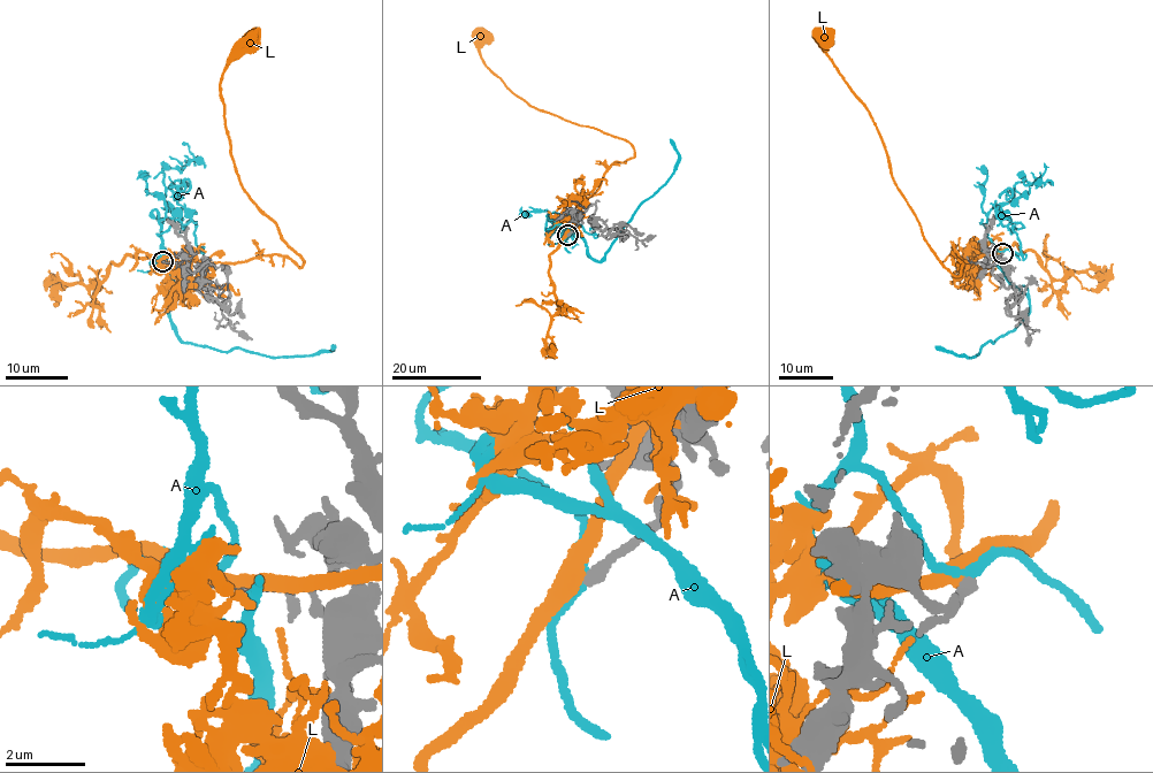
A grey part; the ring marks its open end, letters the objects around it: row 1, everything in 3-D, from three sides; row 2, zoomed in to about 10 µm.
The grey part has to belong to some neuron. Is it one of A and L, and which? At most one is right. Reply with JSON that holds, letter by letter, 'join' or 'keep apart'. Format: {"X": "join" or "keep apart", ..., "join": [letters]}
{"A": "join", "L": "keep apart", "join": ["A"]}

